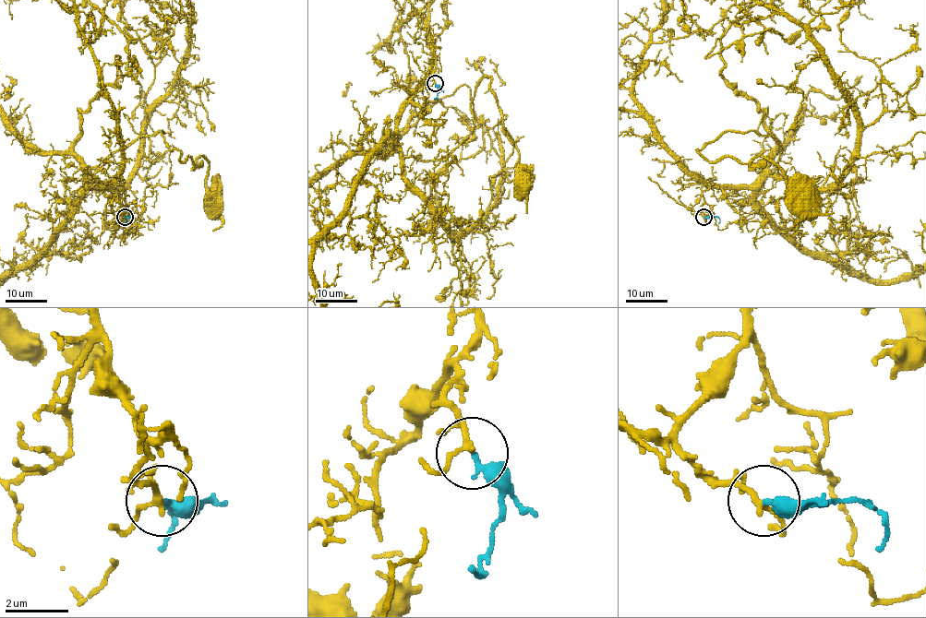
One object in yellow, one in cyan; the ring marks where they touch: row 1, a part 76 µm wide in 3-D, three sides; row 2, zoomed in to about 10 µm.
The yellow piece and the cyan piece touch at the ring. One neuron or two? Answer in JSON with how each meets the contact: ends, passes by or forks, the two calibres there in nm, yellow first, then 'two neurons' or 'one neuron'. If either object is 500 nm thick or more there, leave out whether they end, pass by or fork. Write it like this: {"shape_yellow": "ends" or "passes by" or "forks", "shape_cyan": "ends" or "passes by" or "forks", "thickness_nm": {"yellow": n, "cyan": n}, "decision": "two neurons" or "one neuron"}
{"shape_yellow": "passes by", "shape_cyan": "ends", "thickness_nm": {"yellow": 160, "cyan": 280}, "decision": "one neuron"}

